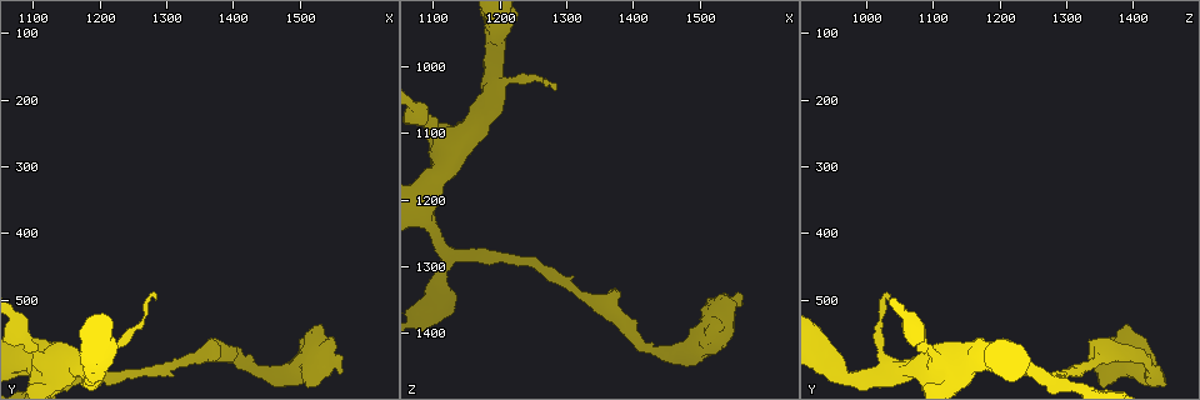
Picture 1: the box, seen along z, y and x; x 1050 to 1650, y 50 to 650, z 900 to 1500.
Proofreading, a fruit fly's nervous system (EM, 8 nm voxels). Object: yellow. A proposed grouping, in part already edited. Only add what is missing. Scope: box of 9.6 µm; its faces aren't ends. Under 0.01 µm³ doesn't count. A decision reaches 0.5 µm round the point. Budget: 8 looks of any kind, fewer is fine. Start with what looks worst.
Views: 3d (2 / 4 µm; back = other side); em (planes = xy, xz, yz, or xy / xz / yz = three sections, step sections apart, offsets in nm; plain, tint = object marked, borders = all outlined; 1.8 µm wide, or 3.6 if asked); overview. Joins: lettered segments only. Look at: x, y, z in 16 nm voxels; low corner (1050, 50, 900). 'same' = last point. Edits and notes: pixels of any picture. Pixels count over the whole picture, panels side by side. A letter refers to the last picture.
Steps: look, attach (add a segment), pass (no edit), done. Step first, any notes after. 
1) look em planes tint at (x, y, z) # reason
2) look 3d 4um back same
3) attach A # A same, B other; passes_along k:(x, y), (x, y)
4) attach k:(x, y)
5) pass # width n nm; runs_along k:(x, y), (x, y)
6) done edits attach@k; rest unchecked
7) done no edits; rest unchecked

look em 3.6um planes borders at (1560, 585, 1345) # branch stops here

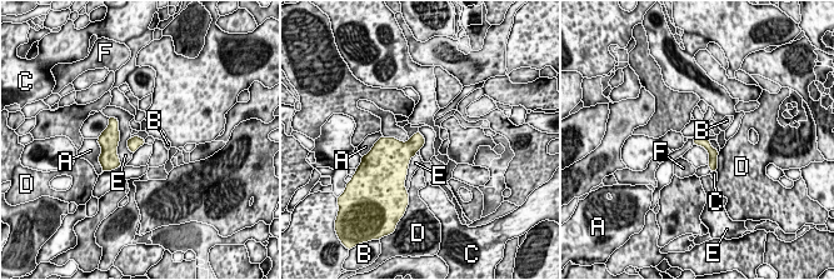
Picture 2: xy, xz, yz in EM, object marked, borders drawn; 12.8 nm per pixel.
pass # A other, B other, C other, D other, E other, F other; no lettered segment goes on from it

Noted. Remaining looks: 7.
look em planes borders at (1225, 570, 1020) # sudden change in width

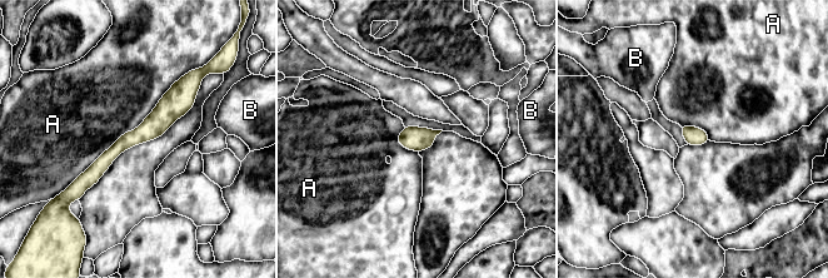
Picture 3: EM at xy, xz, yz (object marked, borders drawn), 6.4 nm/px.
pass # A other, B other; runs_along 3:(184, 82), (181, 95), (81, 189); no lettered segment goes on from it

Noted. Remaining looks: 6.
look 3d 4um back at (1105, 605, 1250) # sudden change in width

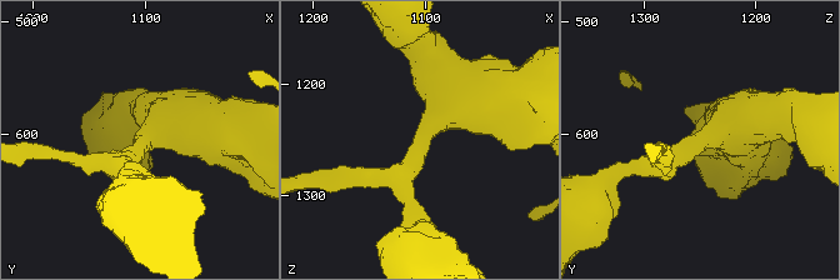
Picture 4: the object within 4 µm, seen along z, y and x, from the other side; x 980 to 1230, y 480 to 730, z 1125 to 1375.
look em planes plain at (1100, 606, 1252) # arm_widths 300, 750 nm

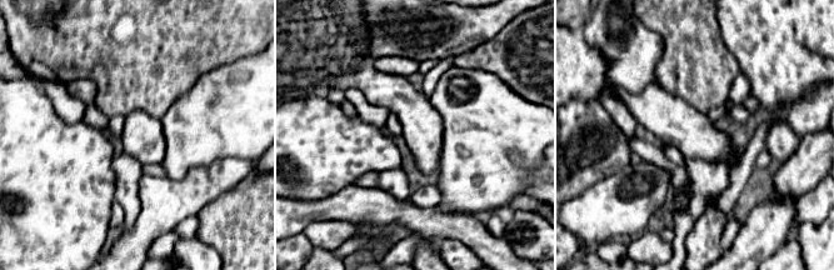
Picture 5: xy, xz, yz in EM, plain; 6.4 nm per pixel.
look em planes borders same

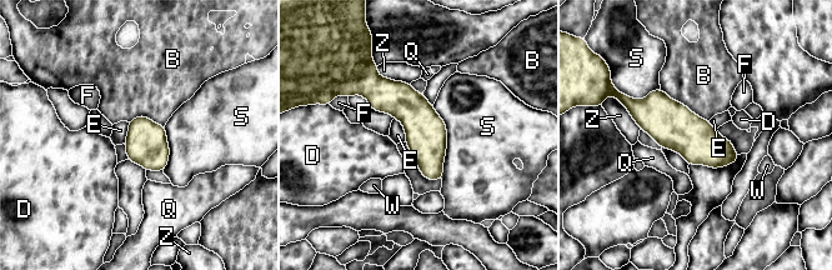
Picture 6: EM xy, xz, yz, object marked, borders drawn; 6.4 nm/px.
pass # B other, D other, E other, F other, Q other, S other, W other, Z other; runs_along 6:(371, 81), (426, 134), (439, 176); none of them fits

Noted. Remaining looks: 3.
look 3d 4um at (1425, 600, 1425) # thick turns thin

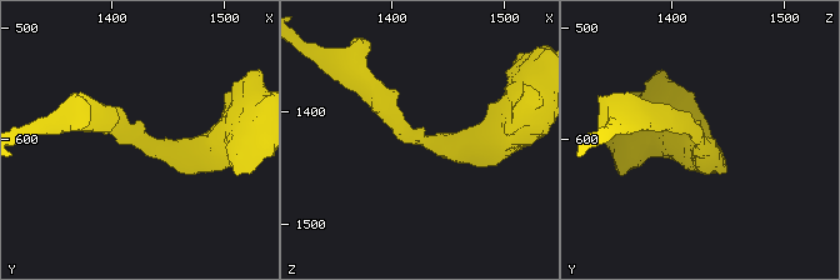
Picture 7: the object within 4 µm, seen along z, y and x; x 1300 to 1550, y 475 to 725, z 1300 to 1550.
look em yz step 16 tint at (1430, 600, 1428) # arm_widths 260, 400 nm

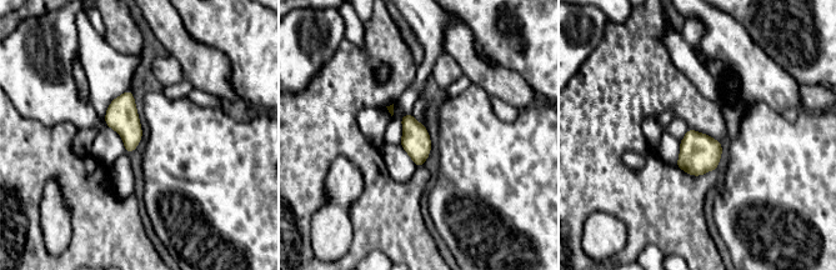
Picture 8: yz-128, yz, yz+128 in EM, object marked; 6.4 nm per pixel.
look em yz step 16 borders same # see the neighbours

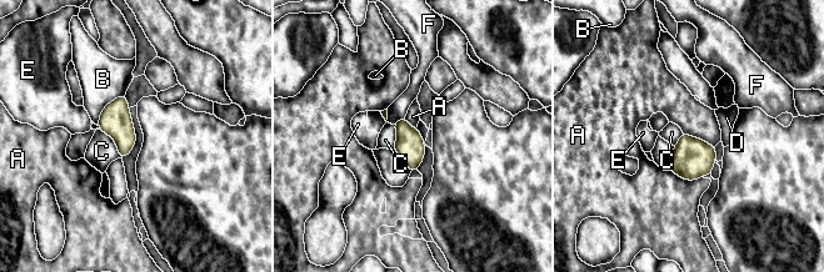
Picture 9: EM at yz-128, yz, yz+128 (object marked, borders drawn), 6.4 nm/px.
pass # A other, B other, C other, D other, E other, F other; border 9:(669, 171), (687, 180), (702, 177); none of them fits

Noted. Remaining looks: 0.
done no edits; rest unchecked

